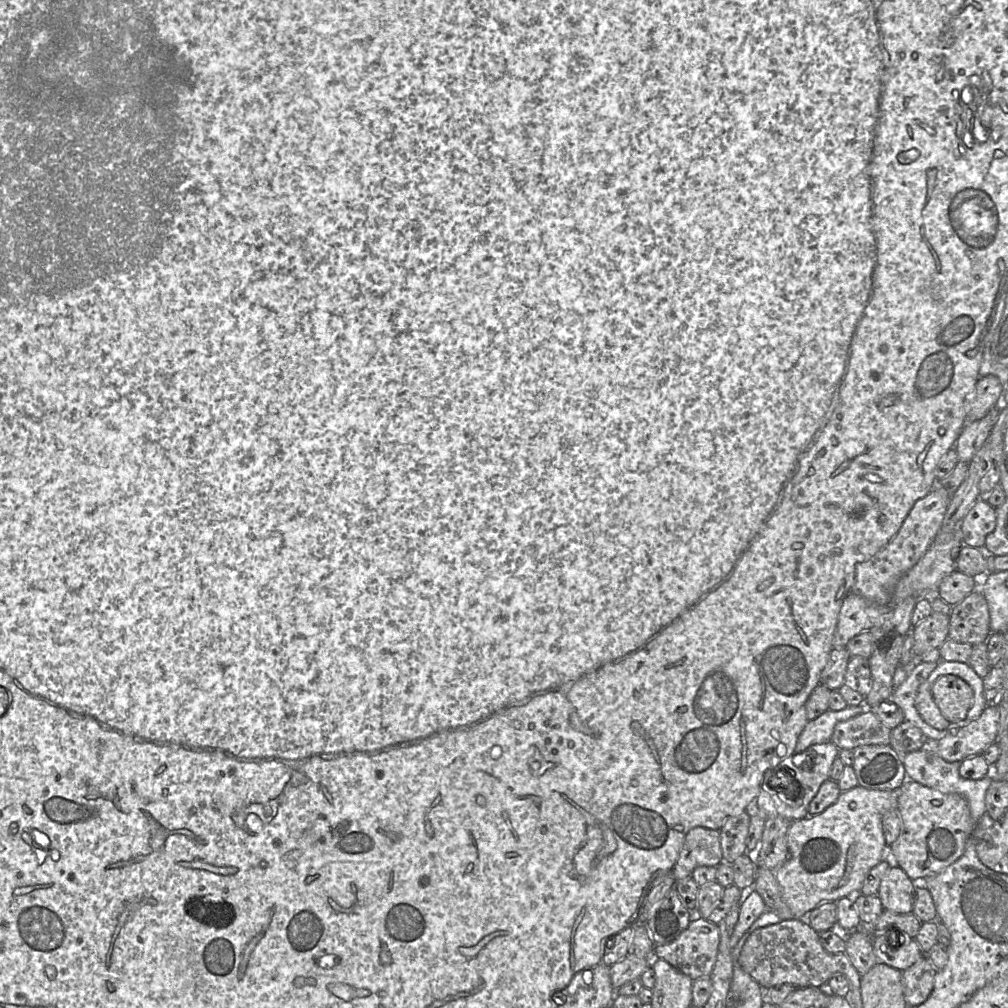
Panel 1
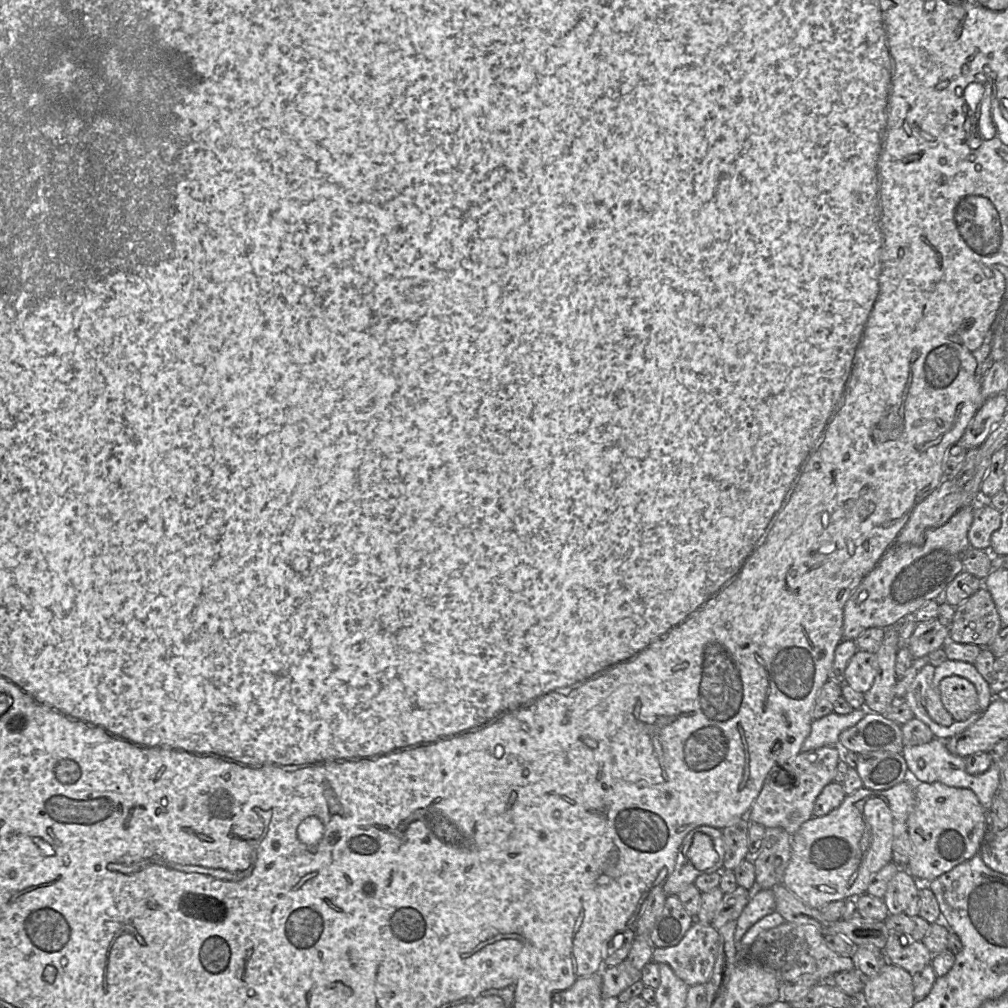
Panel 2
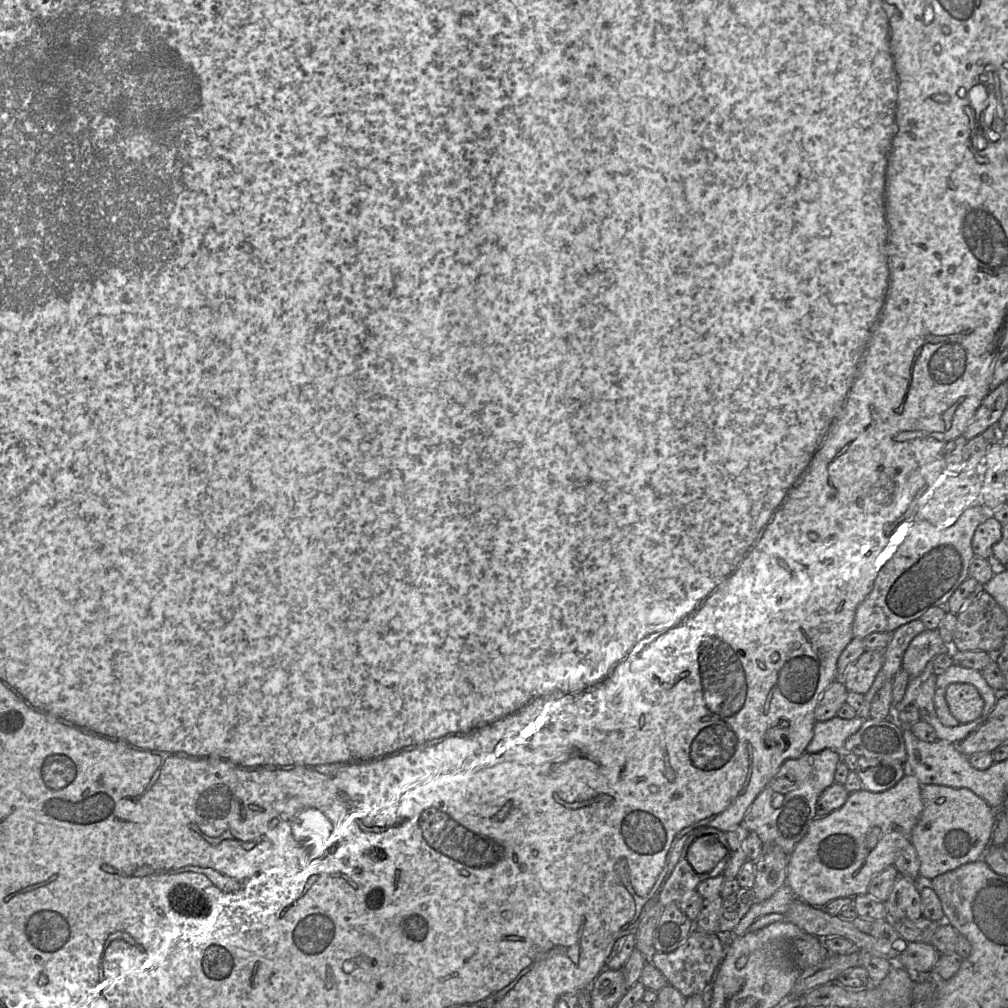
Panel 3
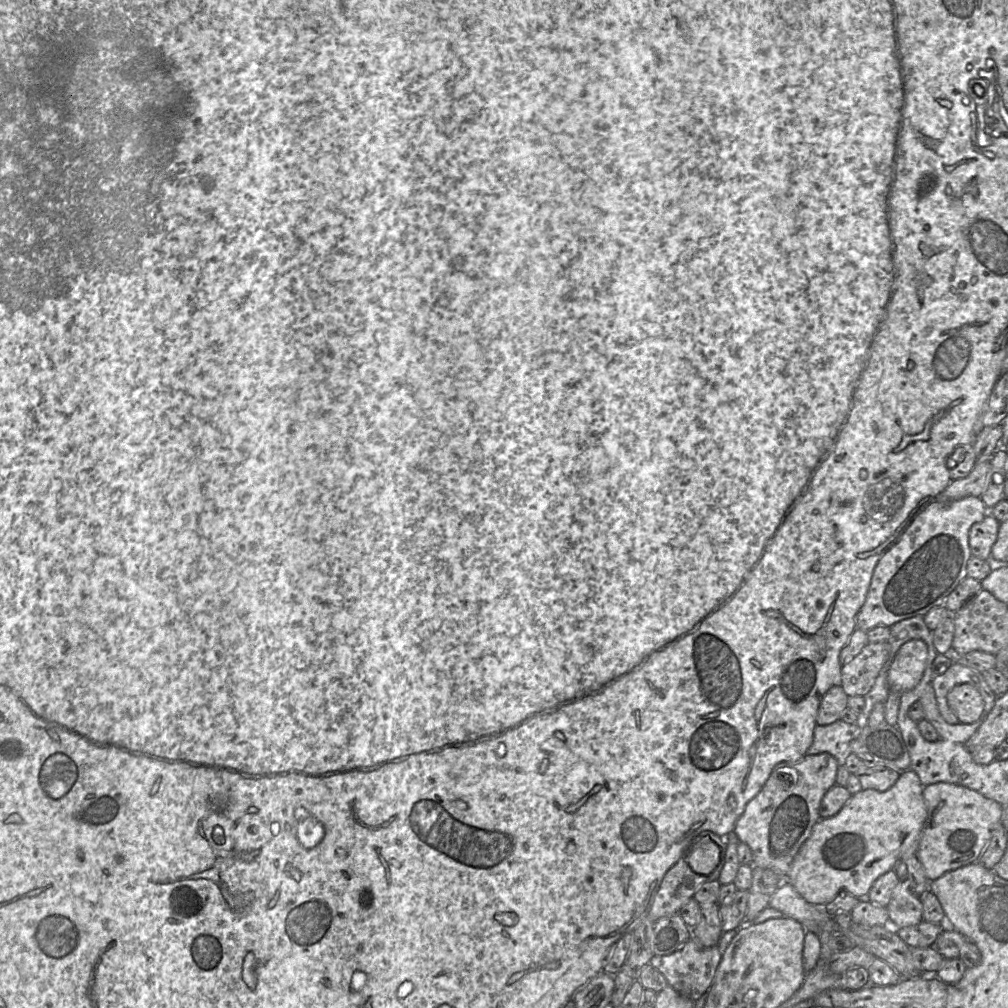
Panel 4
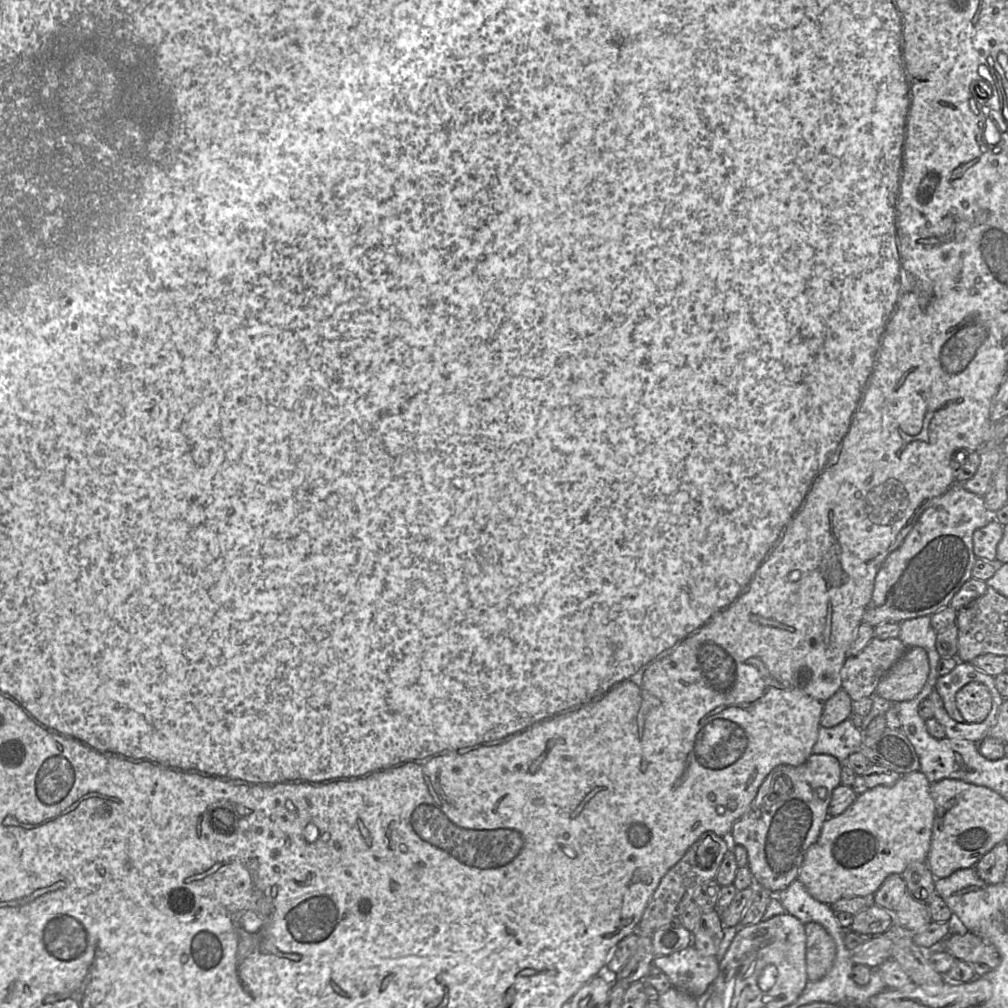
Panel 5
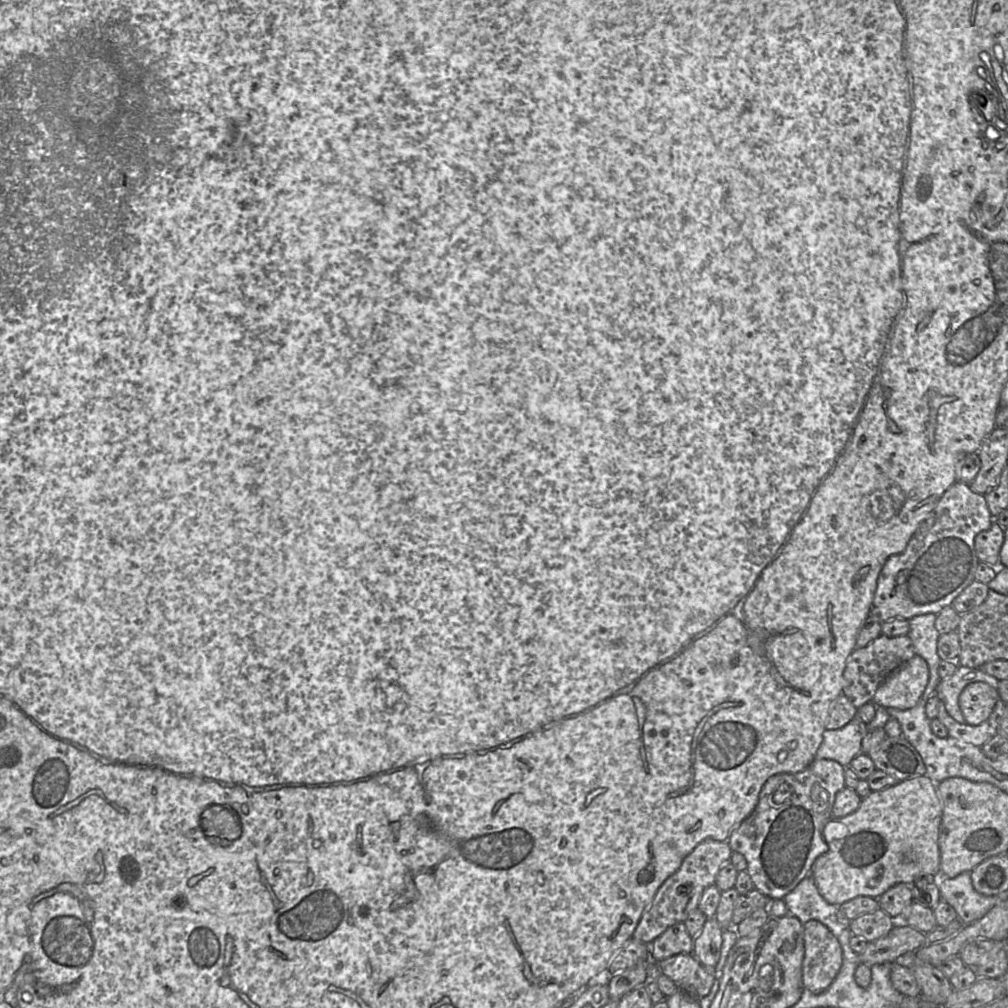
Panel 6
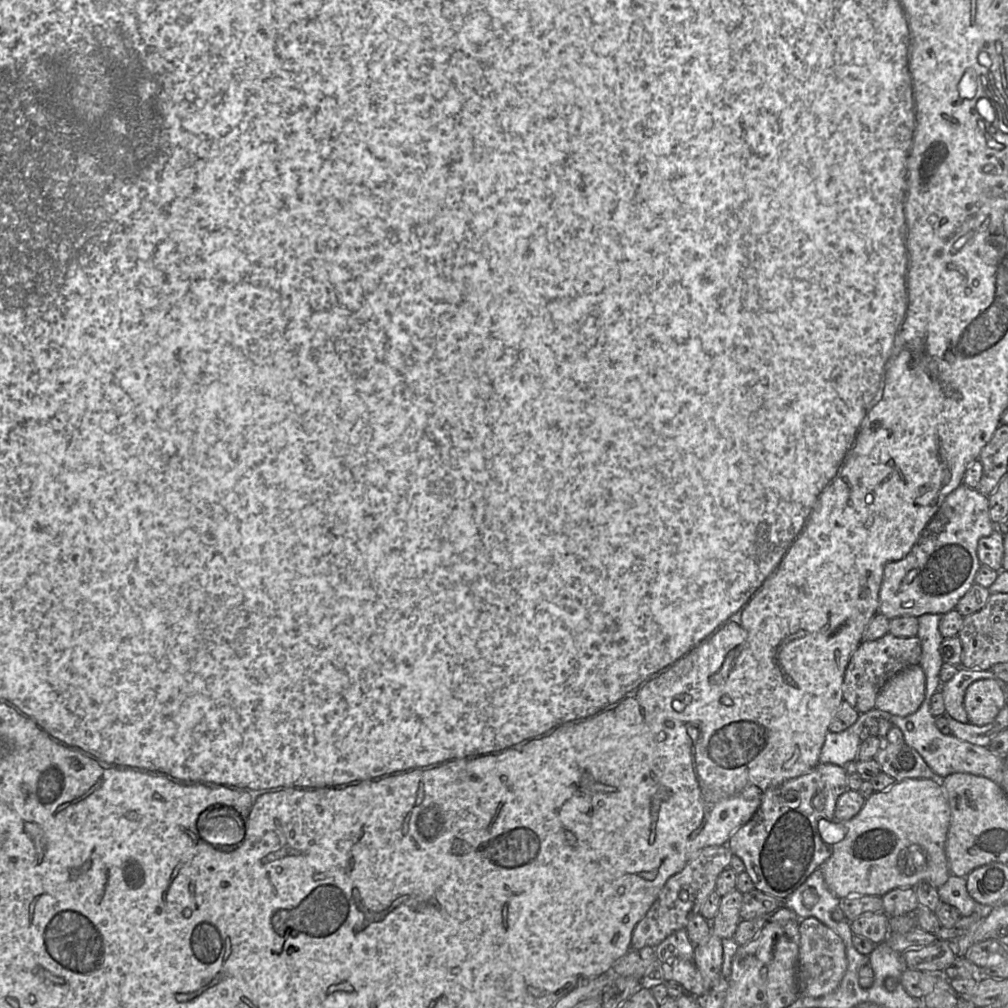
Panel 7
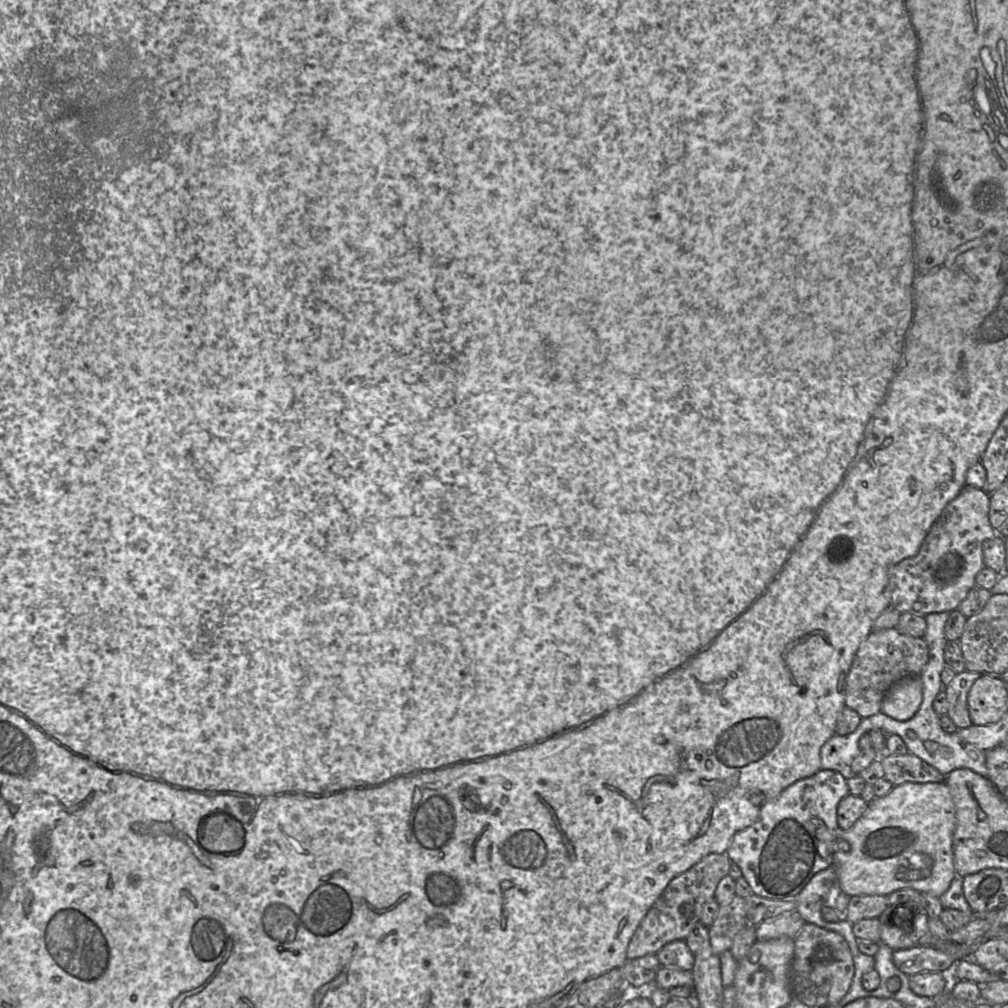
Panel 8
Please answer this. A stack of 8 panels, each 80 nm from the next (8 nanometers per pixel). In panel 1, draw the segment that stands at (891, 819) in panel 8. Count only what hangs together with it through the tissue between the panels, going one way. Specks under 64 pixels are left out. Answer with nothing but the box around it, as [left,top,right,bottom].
[774,785,898,919]

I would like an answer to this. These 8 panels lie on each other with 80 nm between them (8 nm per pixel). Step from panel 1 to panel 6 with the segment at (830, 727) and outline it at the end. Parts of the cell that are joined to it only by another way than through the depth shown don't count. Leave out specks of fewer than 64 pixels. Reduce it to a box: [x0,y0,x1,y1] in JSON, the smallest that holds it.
[815,717,863,768]

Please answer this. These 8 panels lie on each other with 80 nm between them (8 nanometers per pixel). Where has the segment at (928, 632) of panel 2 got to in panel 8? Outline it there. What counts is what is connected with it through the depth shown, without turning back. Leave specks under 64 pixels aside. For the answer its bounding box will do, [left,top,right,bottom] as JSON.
[881,675,922,721]

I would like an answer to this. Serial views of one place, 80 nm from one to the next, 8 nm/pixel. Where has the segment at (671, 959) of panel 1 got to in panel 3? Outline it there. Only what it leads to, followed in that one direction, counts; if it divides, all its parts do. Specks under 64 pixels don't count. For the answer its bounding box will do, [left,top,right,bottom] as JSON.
[651,928,726,997]

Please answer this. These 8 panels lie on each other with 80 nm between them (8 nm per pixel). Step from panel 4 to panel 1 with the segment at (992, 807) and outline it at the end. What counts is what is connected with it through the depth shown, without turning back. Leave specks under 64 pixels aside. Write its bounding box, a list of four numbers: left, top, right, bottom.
[888,781,976,880]

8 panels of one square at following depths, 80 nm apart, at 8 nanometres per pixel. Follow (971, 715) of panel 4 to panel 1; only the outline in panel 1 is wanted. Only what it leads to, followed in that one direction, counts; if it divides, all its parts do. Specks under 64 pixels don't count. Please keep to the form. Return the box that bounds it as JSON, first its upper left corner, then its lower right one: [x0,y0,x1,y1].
[932,674,974,723]

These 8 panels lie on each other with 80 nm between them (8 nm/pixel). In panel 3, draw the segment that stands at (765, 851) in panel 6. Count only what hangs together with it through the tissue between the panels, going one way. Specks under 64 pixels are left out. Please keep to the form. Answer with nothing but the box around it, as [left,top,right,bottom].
[741,749,843,855]

